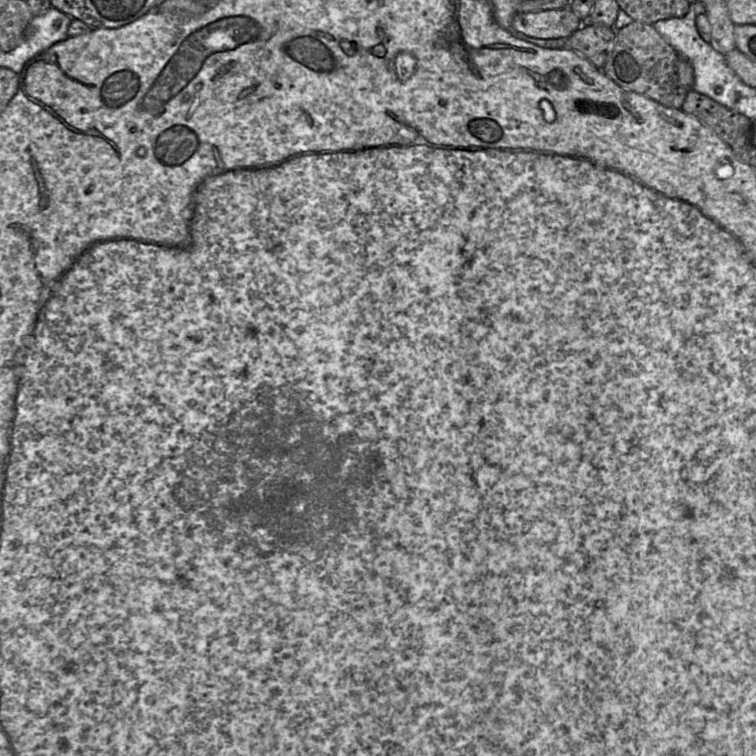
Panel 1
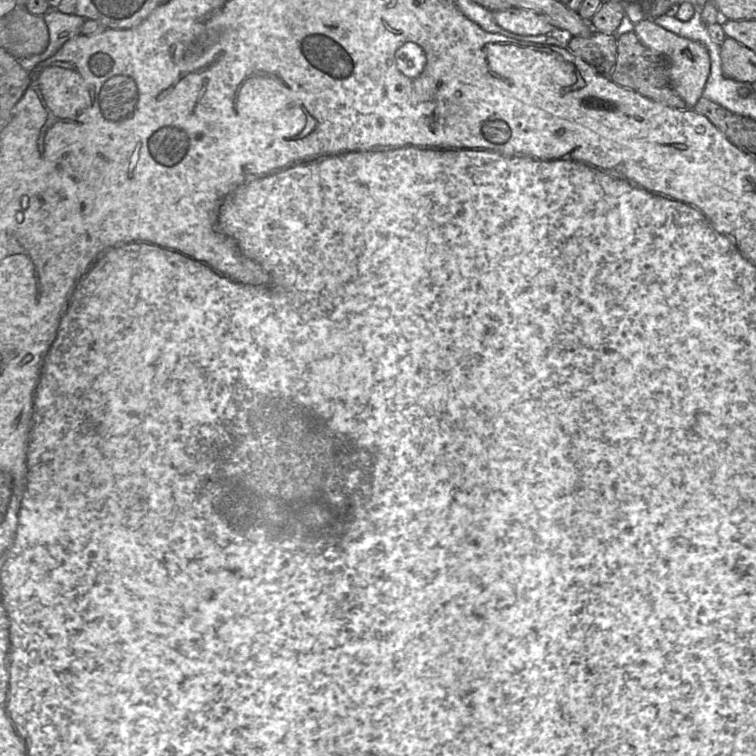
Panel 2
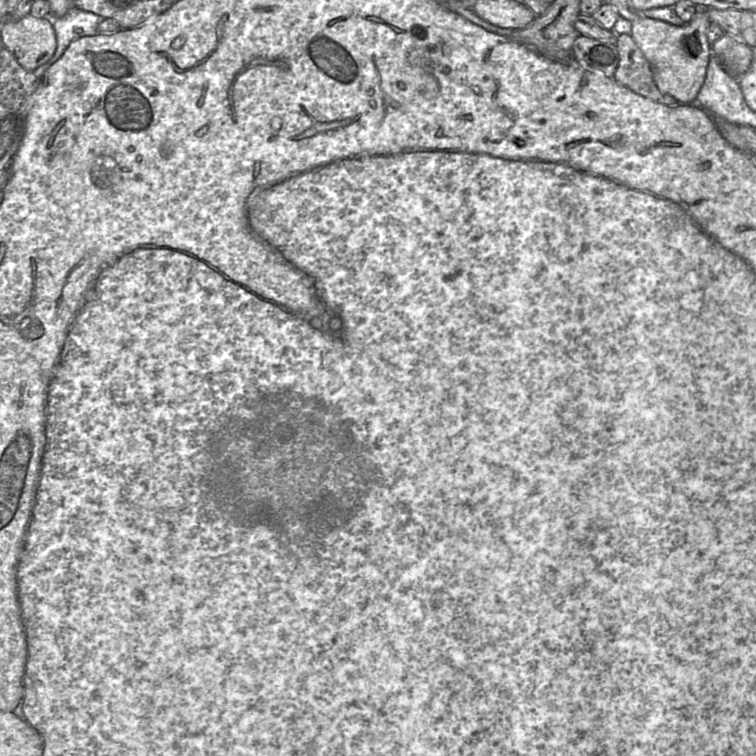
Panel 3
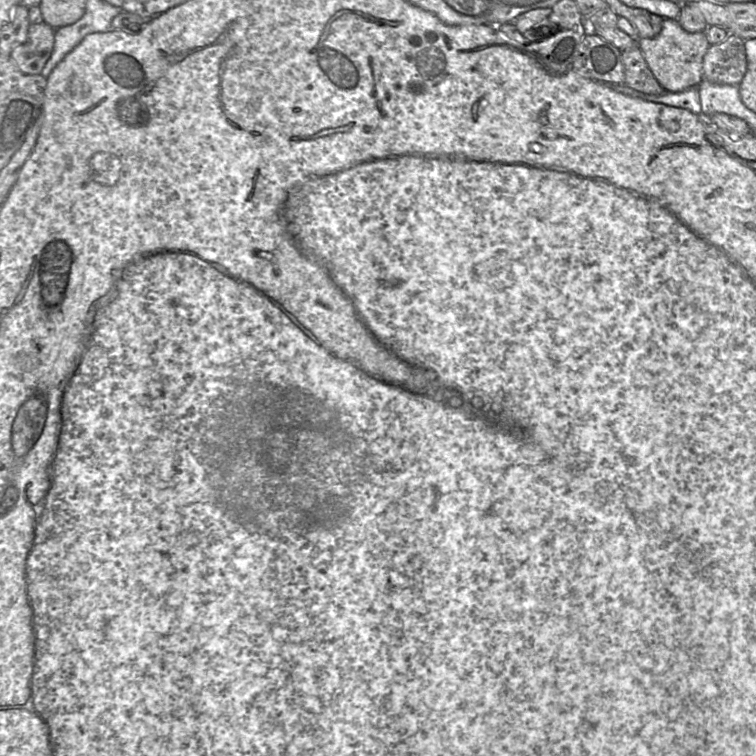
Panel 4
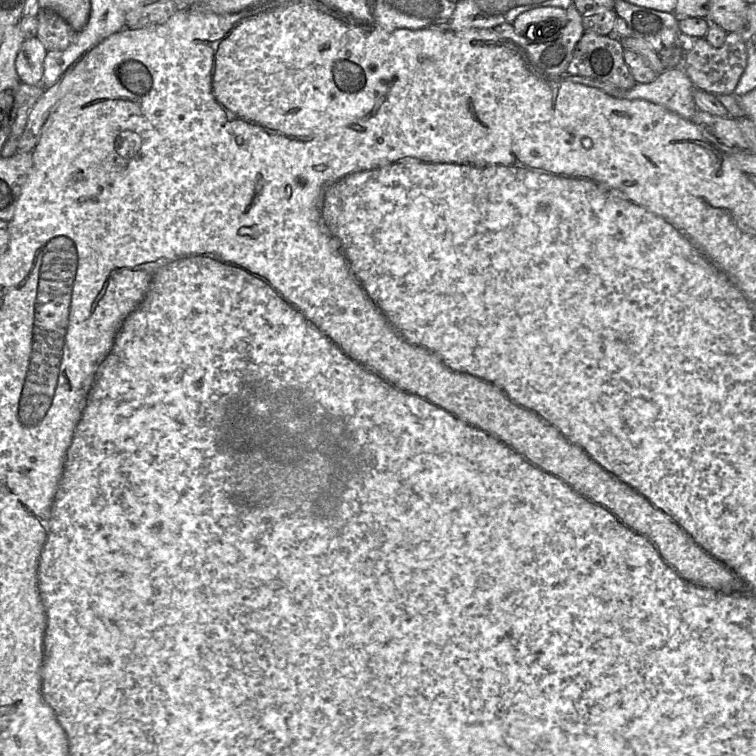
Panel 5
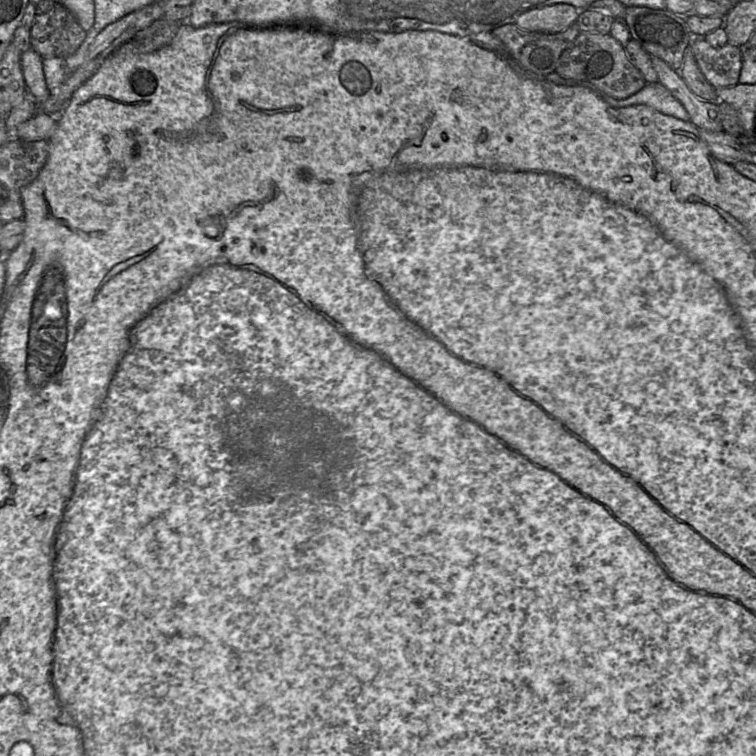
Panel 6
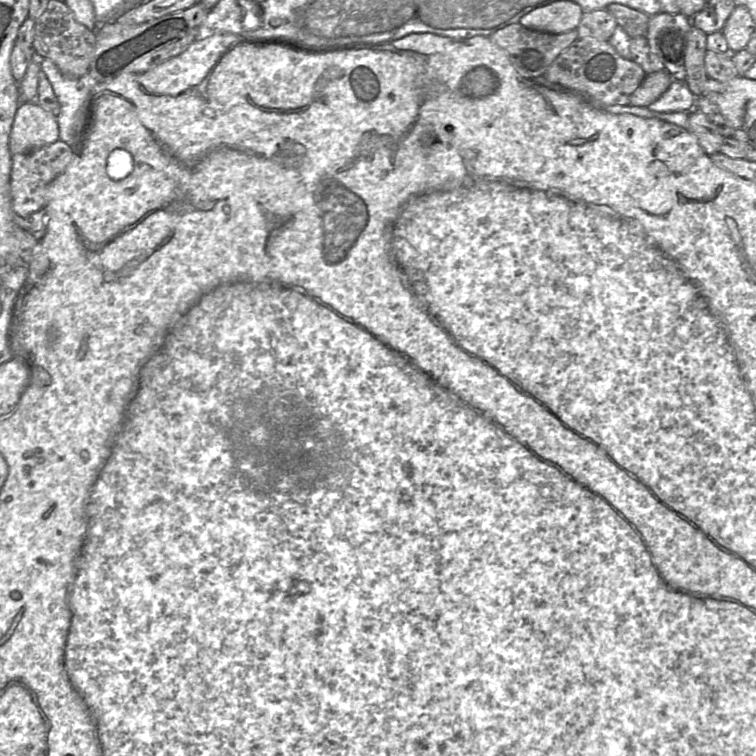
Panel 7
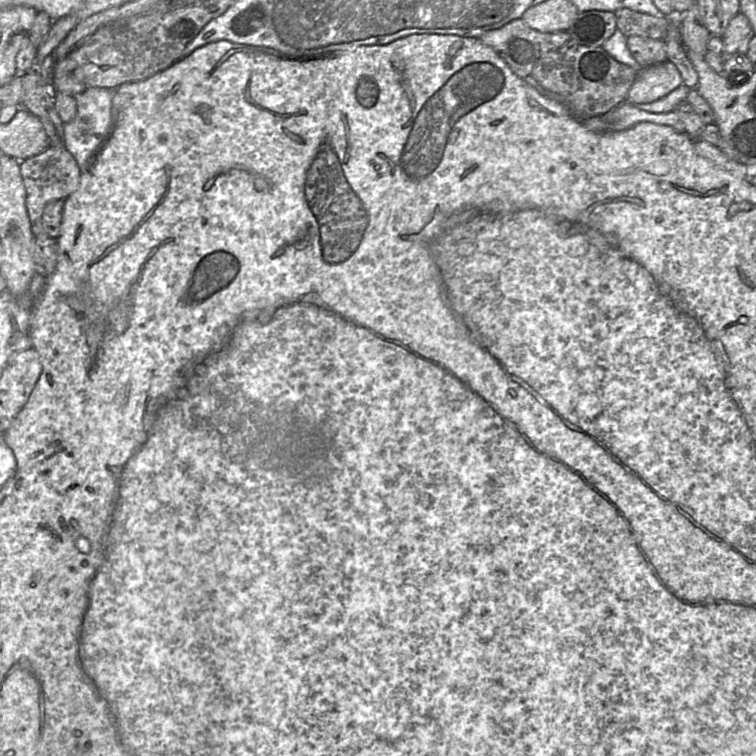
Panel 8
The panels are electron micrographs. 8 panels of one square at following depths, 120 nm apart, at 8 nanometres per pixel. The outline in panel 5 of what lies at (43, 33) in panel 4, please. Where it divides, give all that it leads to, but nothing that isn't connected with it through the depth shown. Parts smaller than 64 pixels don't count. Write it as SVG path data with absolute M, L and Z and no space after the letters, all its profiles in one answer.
M37 37L23 41L15 60L15 69L22 83L42 85L47 50Z

